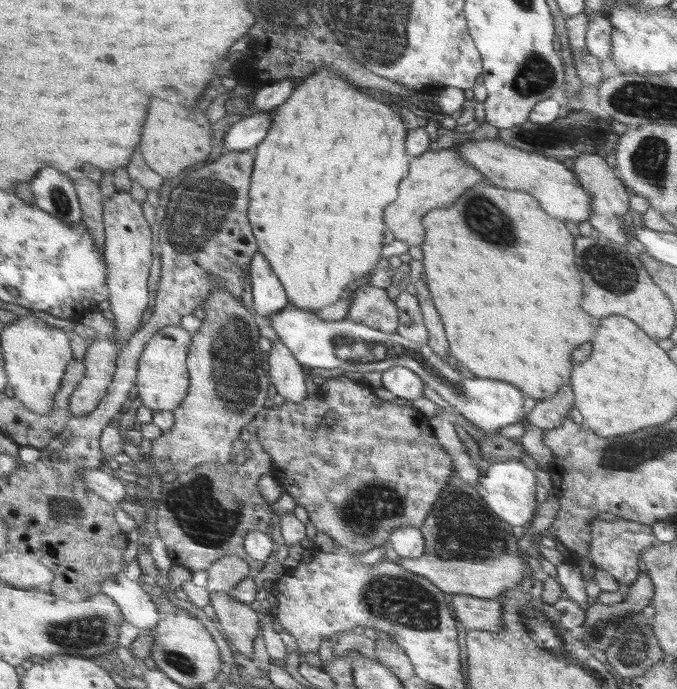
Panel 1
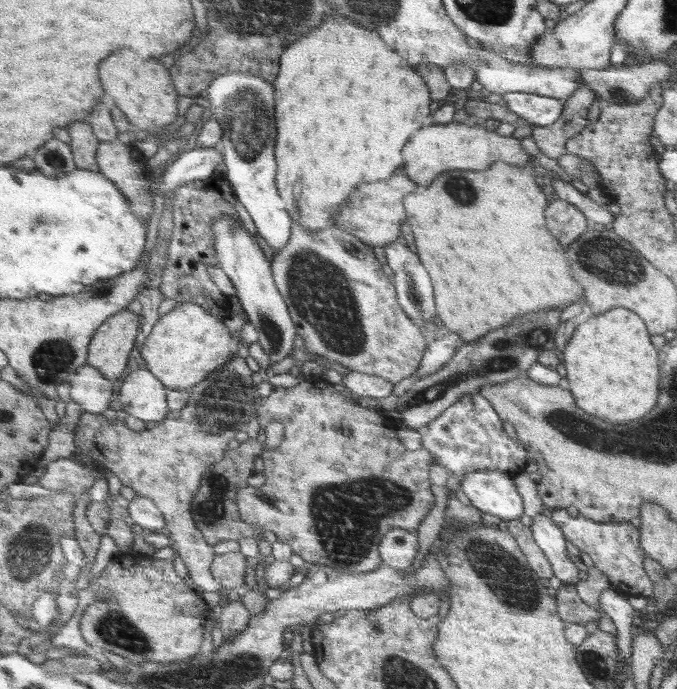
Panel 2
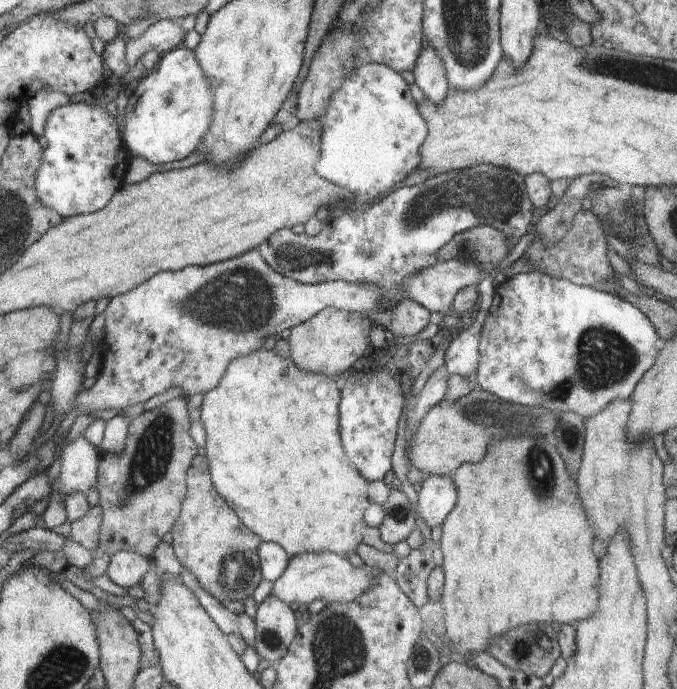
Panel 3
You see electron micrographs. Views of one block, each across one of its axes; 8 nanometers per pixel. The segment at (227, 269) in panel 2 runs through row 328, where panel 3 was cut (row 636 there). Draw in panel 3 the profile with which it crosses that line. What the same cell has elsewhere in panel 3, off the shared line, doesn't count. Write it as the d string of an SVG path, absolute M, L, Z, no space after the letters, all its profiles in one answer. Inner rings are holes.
M262 594L258 601L254 649L261 657L276 664L297 635L298 620L290 605L276 595Z

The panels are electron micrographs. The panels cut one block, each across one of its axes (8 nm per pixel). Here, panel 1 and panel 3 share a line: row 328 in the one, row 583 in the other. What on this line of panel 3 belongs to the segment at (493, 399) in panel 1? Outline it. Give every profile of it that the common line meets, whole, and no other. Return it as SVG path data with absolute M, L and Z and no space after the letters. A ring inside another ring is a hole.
M330 551L306 553L293 556L287 569L263 592L276 595L284 602L309 605L314 600L323 600L326 606L334 603L354 603L373 588L377 576L384 572L382 561L367 559L360 567L352 565L348 557Z

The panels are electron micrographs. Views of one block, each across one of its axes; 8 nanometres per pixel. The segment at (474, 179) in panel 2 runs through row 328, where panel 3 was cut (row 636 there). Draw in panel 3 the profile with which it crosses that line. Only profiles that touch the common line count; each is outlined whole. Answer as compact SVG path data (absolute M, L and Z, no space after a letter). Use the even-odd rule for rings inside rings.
M552 434L527 436L521 439L518 437L498 439L488 448L485 458L480 463L461 464L450 478L457 488L457 502L448 518L441 524L442 537L437 545L443 554L445 574L440 602L445 612L448 644L450 648L455 648L456 659L465 660L468 655L473 655L473 652L488 650L494 640L498 640L500 636L518 625L557 622L558 626L562 626L581 622L594 614L594 610L598 608L598 560L594 556L594 529L581 505L577 481L568 474Z

